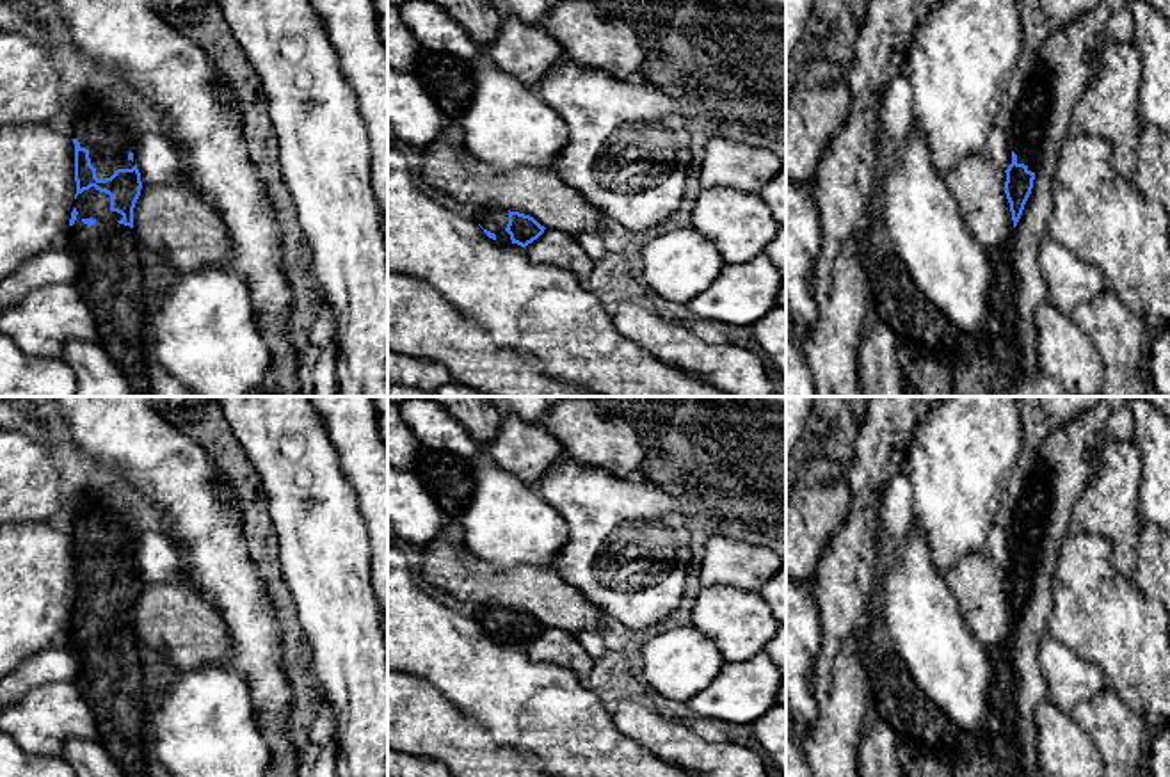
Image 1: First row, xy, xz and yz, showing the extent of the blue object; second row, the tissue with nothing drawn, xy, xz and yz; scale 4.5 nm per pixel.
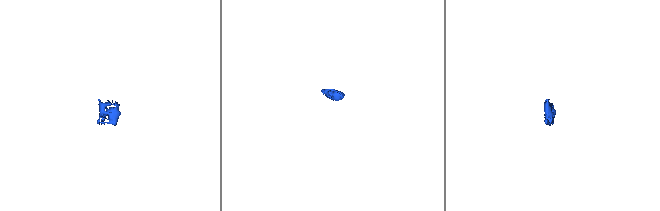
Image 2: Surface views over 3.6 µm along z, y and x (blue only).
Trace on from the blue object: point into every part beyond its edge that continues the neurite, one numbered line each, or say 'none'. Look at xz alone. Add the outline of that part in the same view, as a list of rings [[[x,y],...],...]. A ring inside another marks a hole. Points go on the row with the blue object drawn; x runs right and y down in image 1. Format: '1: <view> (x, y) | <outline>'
1: xz (491, 219) | [[[480,206],[477,210],[475,222],[480,224],[484,229],[494,233],[500,244],[512,244],[510,235],[505,231],[509,224],[509,210]]]

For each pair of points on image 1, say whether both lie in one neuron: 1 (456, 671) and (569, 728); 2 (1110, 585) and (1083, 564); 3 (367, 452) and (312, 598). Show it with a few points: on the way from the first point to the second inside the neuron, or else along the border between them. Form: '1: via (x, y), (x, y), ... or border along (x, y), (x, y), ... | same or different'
1: via (484, 678), (496, 683), (525, 706), (541, 708) | same
2: via (1103, 584), (1090, 571) | same
3: border along (335, 450), (365, 527) | different

